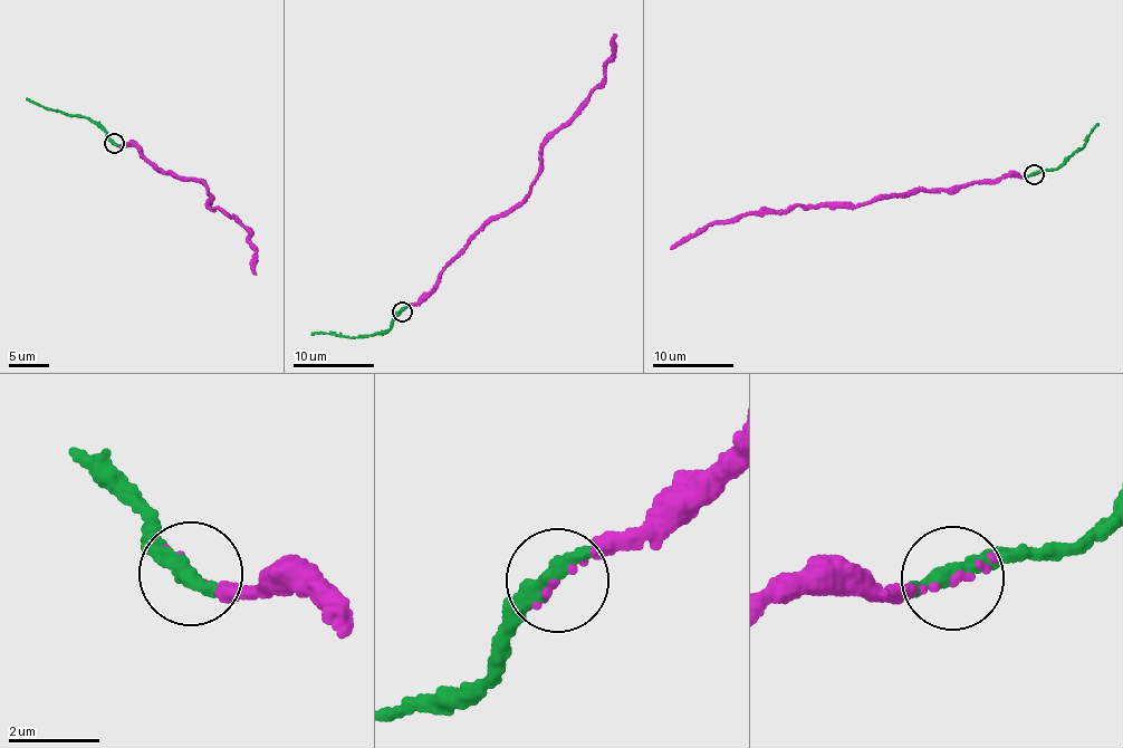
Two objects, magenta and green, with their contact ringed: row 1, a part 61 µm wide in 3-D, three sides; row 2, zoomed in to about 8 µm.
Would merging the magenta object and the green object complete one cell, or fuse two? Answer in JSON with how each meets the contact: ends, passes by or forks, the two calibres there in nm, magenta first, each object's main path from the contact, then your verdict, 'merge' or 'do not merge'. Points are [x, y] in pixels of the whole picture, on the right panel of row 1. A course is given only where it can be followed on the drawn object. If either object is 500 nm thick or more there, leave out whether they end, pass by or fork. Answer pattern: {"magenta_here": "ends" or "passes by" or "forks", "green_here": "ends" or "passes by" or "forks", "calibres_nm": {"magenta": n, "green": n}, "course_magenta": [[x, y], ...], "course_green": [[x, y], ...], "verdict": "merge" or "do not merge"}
{"magenta_here": "ends", "green_here": "ends", "calibres_nm": {"magenta": 150, "green": 480}, "course_magenta": [[1034, 173], [1024, 179], [980, 181], [847, 204], [819, 203], [737, 216], [725, 222], [711, 221], [671, 249]], "course_green": [[1034, 173], [1055, 170], [1086, 144], [1097, 124]], "verdict": "merge"}

